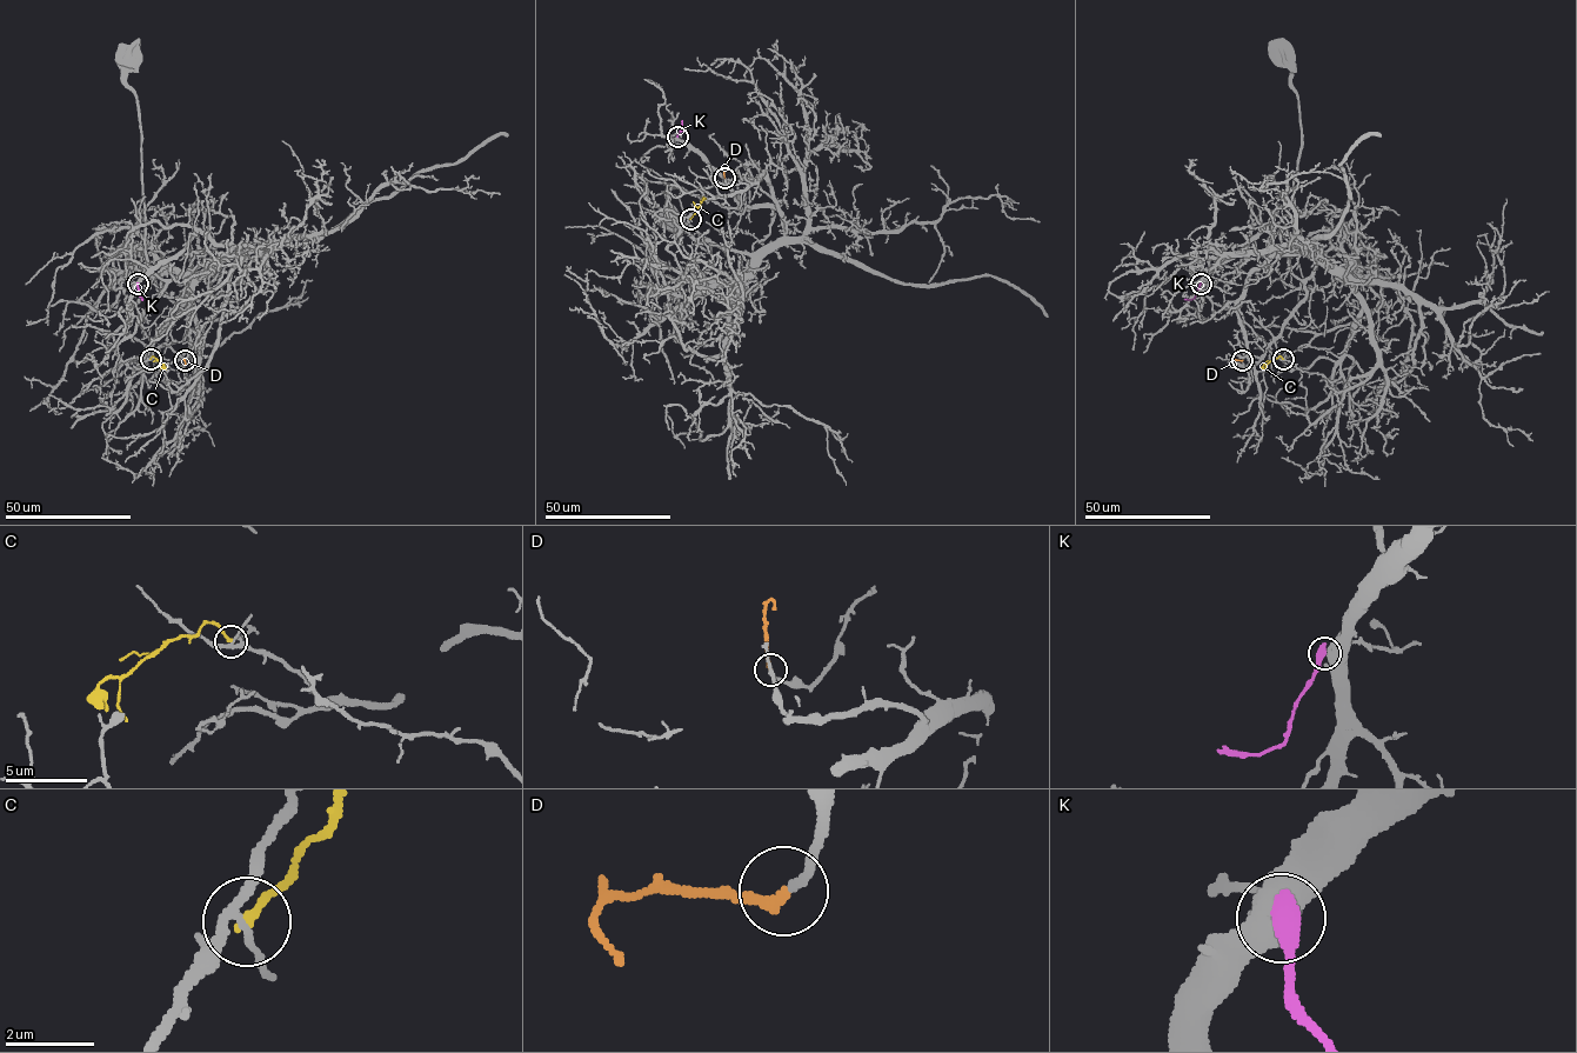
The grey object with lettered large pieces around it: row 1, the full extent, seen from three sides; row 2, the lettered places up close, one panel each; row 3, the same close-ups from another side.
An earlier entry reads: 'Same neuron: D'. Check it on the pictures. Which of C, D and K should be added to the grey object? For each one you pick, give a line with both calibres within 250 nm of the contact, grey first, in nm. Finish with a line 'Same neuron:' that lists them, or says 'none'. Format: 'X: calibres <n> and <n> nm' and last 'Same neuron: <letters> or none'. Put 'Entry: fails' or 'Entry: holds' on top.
Entry: holds
D: calibres 180 and 240 nm
Same neuron: D

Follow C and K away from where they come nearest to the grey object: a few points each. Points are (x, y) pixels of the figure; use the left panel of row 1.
C: (149, 359), (153, 355), (164, 365), (162, 370)
K: (138, 284), (141, 299)

